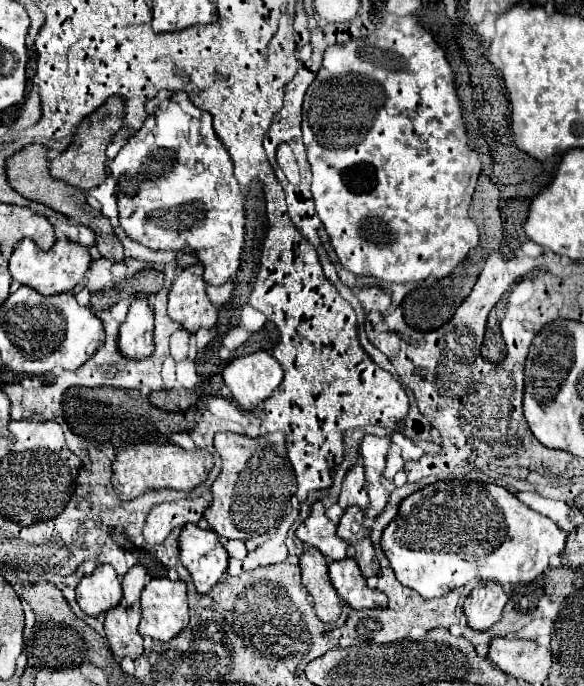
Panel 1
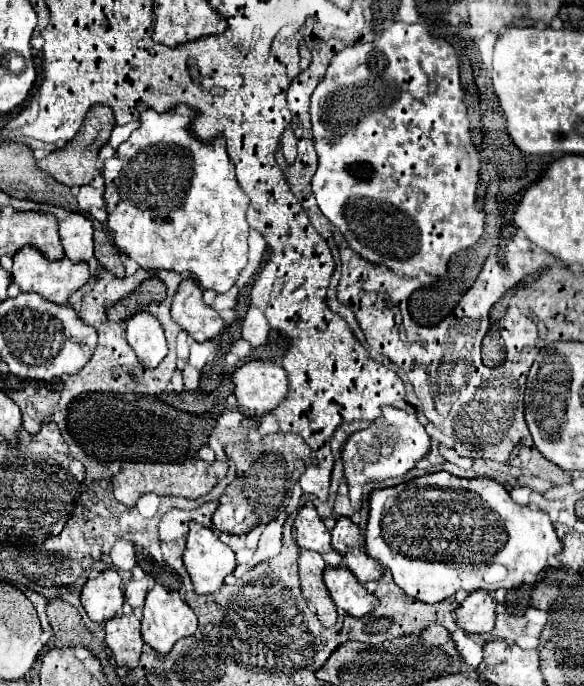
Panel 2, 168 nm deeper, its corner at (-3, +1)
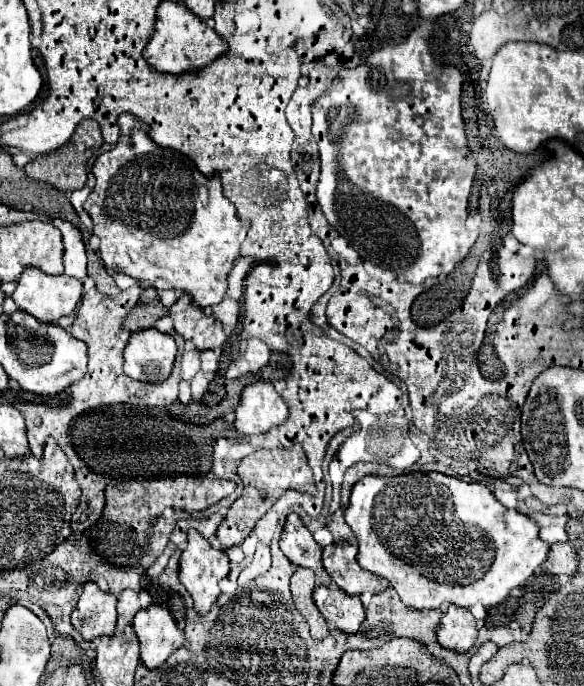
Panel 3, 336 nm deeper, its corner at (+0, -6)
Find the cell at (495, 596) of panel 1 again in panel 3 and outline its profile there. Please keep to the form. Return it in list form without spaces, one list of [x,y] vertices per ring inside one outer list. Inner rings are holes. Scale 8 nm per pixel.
[[[451,605],[447,613],[441,617],[437,627],[437,639],[441,645],[455,651],[469,651],[477,639],[477,619],[469,609]]]

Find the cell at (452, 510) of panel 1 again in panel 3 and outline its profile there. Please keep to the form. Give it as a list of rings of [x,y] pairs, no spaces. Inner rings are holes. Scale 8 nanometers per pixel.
[[[415,471],[391,479],[363,477],[353,487],[345,521],[359,543],[359,565],[387,579],[397,595],[415,609],[441,607],[443,601],[459,607],[471,607],[475,603],[483,603],[485,607],[499,605],[535,573],[551,549],[539,539],[537,523],[515,509],[503,507],[489,487],[465,483],[435,471]]]

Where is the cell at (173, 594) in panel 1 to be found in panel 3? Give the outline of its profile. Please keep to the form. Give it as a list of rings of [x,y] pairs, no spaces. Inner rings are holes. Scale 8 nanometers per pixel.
[[[163,605],[141,609],[133,619],[133,629],[141,645],[141,661],[147,669],[161,667],[185,643],[185,631],[177,627],[169,609]]]

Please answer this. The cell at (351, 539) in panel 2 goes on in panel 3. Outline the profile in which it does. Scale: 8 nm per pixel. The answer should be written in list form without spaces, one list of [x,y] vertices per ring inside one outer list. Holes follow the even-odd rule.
[[[337,541],[323,549],[323,567],[327,573],[335,579],[335,583],[349,595],[361,595],[365,591],[379,593],[387,589],[387,581],[381,577],[371,575],[371,571],[365,571],[357,563],[357,545],[349,541]]]

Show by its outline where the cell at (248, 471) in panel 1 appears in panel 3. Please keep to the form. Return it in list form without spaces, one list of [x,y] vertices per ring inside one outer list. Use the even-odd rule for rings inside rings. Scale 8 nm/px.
[[[293,445],[291,449],[285,449],[285,447],[259,449],[251,455],[247,455],[239,463],[237,475],[241,477],[241,481],[245,485],[243,495],[229,507],[223,523],[217,529],[217,539],[225,547],[233,547],[233,545],[243,543],[245,537],[255,529],[255,523],[267,513],[267,509],[271,509],[271,505],[287,489],[295,489],[295,491],[303,491],[303,493],[313,493],[315,491],[313,473],[311,473],[311,467],[307,463],[307,457],[305,457],[301,445]]]

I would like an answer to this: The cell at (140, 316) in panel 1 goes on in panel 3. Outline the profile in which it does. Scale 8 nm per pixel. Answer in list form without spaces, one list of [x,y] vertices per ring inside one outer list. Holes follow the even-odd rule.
[[[157,329],[135,331],[125,347],[125,373],[137,381],[163,381],[163,361],[175,361],[177,345]]]

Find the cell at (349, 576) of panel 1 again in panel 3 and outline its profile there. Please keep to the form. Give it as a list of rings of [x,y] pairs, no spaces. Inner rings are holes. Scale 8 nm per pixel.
[[[317,585],[313,599],[327,623],[337,625],[337,629],[345,633],[355,633],[365,621],[365,609],[361,605],[361,599],[345,595],[345,591],[341,591],[337,585]]]

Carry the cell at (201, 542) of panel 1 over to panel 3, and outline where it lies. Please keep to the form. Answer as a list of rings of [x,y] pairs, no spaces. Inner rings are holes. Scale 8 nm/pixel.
[[[195,529],[187,531],[187,547],[181,553],[181,565],[179,565],[179,579],[189,591],[189,595],[195,601],[195,611],[205,615],[205,611],[211,609],[215,599],[219,597],[219,581],[229,575],[229,559],[223,551],[215,549],[205,537],[201,537]]]

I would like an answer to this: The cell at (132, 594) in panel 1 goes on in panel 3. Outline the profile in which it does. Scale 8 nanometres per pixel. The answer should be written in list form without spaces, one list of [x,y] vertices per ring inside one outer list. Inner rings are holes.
[[[125,589],[121,595],[119,595],[119,603],[117,603],[117,611],[119,611],[119,619],[117,619],[117,629],[123,631],[135,617],[135,613],[141,609],[139,605],[139,597],[135,591],[131,589]]]

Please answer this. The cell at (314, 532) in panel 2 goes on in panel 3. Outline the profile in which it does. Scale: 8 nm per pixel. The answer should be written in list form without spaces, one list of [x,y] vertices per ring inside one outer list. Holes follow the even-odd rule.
[[[291,513],[287,517],[279,547],[291,563],[313,569],[319,583],[331,581],[331,575],[325,571],[325,567],[321,563],[321,545],[313,539],[311,531],[303,525],[303,521],[299,519],[297,513]]]

